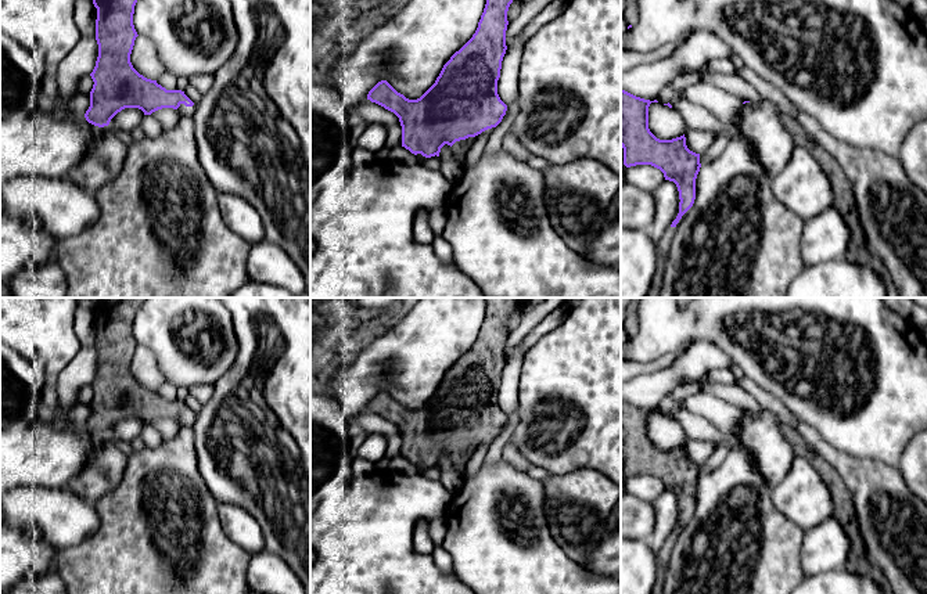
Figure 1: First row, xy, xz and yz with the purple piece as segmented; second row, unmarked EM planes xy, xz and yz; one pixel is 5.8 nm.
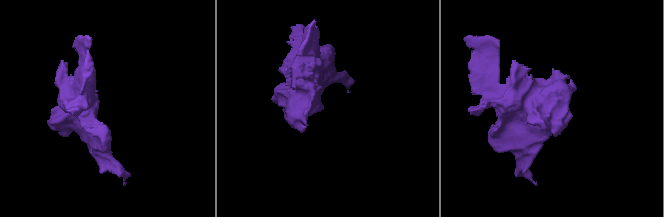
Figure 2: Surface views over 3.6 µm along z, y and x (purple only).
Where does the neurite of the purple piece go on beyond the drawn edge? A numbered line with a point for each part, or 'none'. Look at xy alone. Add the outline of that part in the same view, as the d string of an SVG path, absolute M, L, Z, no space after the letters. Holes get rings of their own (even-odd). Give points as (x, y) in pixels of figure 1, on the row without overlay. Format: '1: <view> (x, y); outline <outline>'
1: xy (184, 421); outline M194 413L193 417L186 417L184 414L180 414L180 417L177 418L180 426L194 426L195 424L195 418L197 418L197 414Z

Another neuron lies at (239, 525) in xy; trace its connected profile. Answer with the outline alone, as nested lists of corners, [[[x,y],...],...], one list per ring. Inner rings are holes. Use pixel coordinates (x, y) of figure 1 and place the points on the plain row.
[[[218,501],[218,516],[226,536],[249,554],[265,550],[259,523],[244,508]]]

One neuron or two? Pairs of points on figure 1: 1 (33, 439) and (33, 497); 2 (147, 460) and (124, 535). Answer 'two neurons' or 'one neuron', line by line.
1: two neurons
2: one neuron

